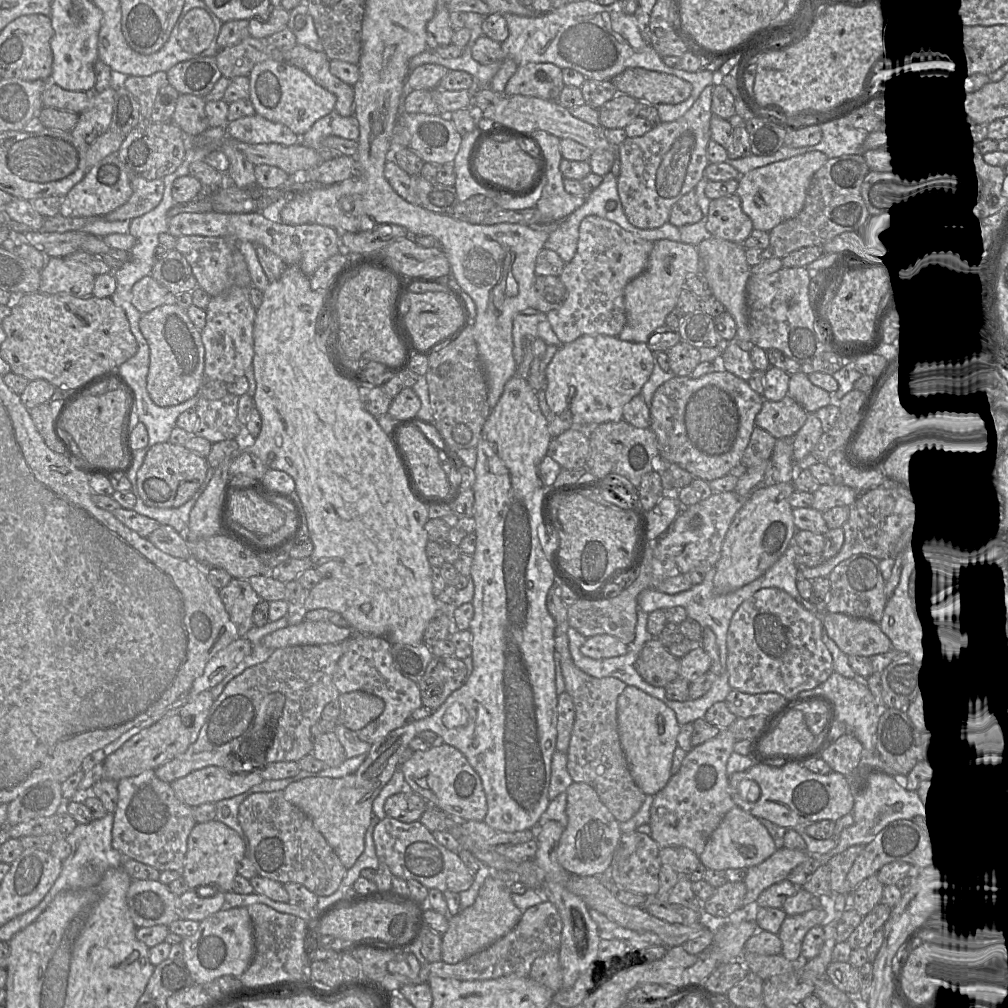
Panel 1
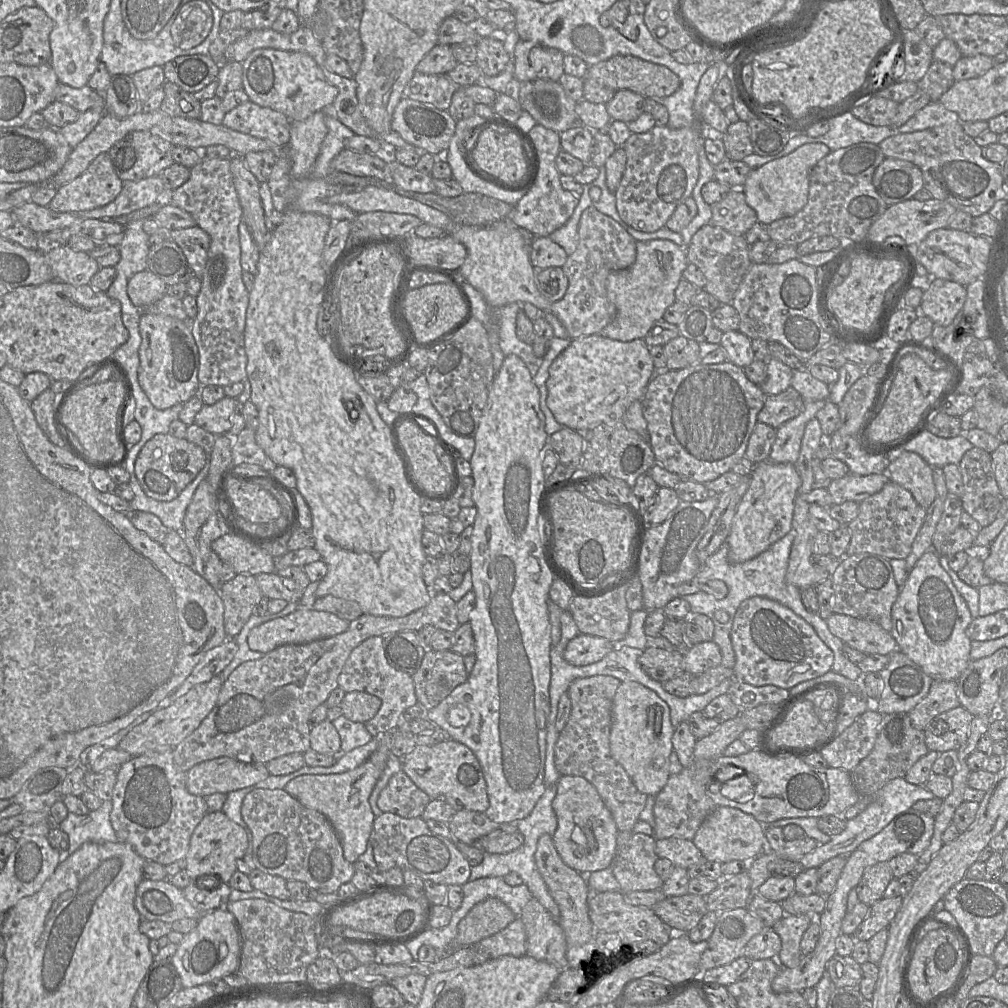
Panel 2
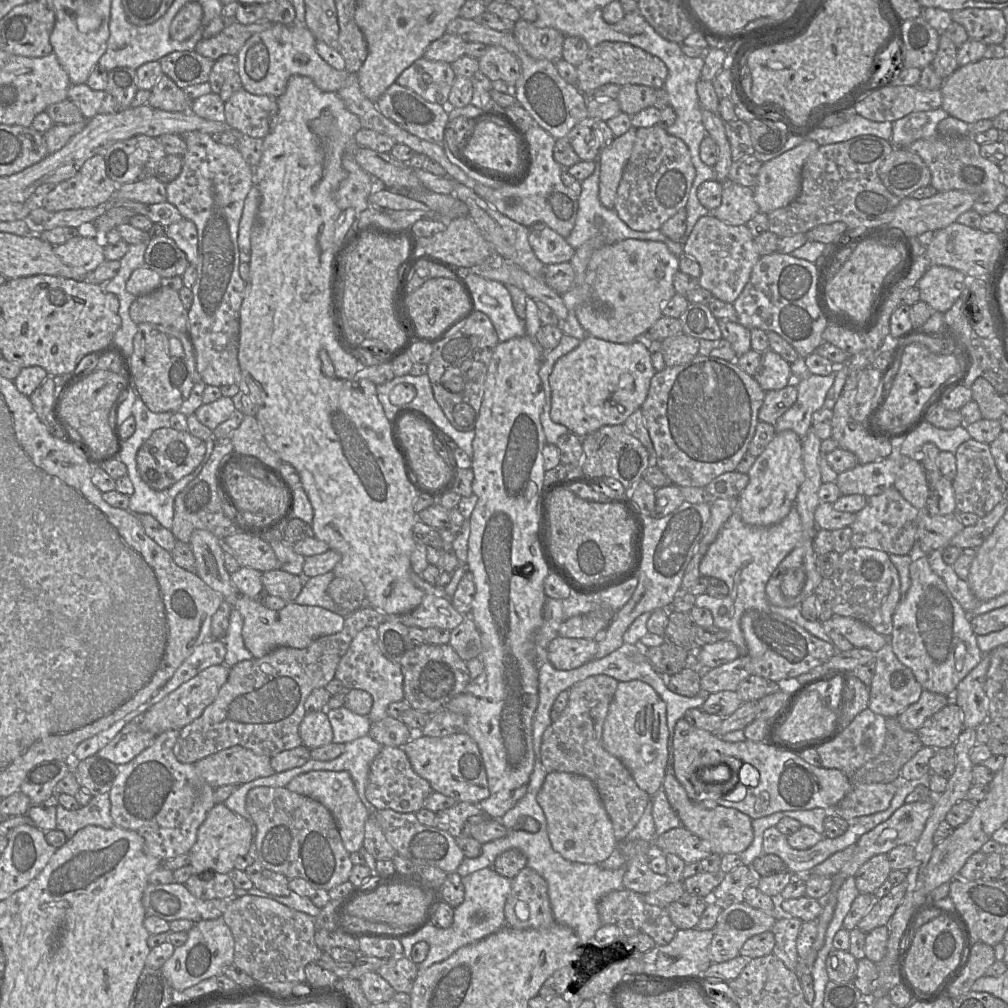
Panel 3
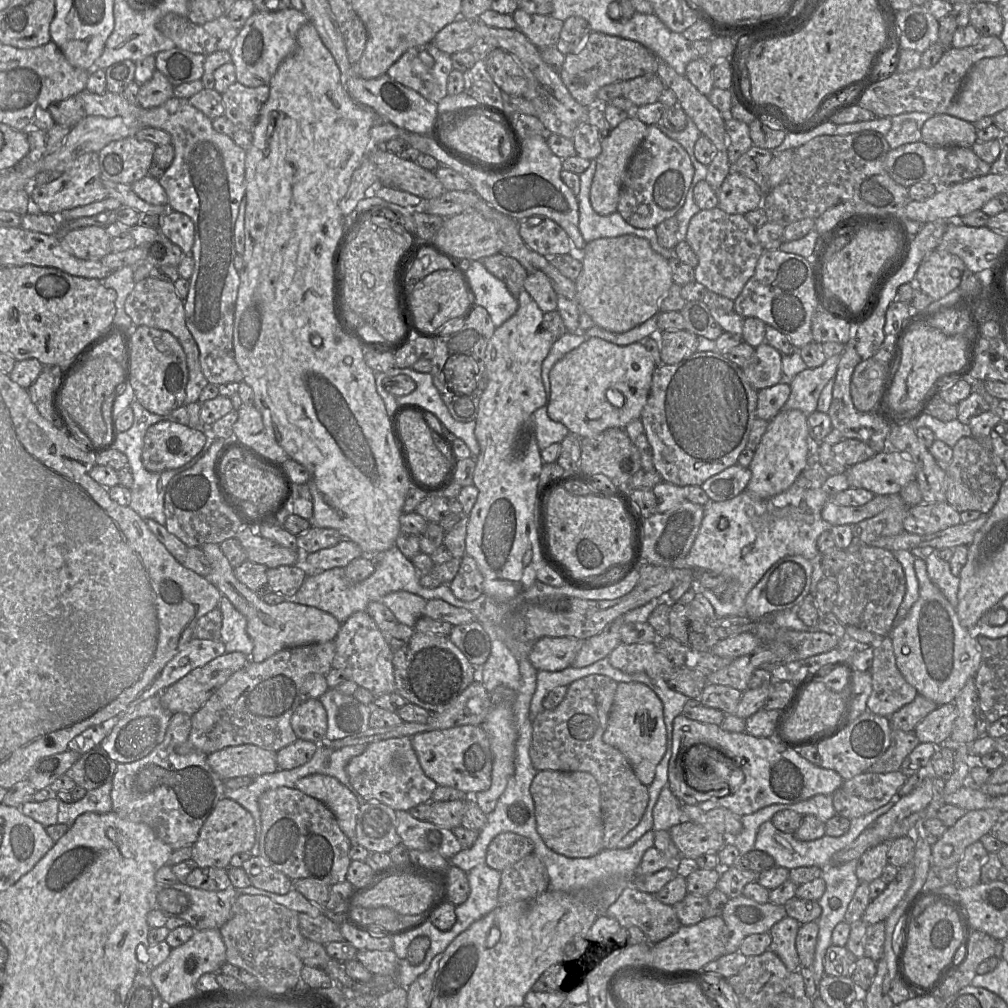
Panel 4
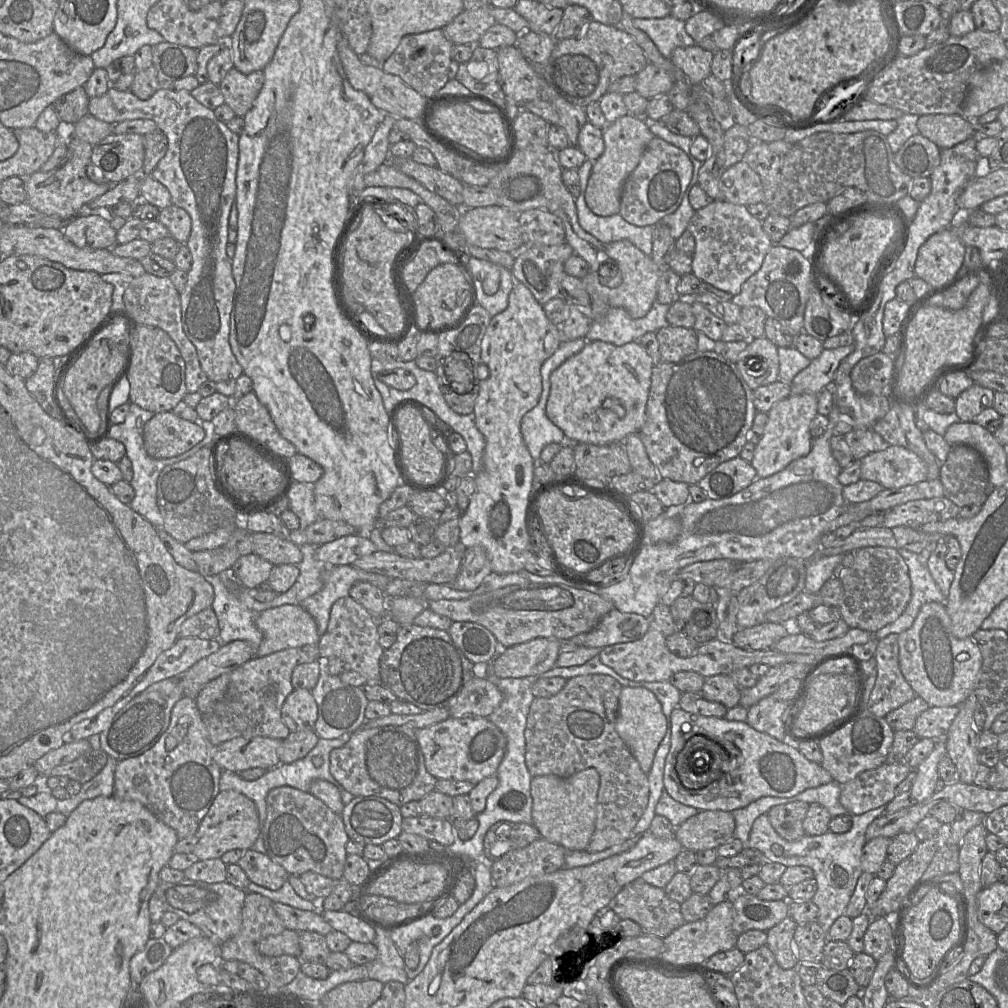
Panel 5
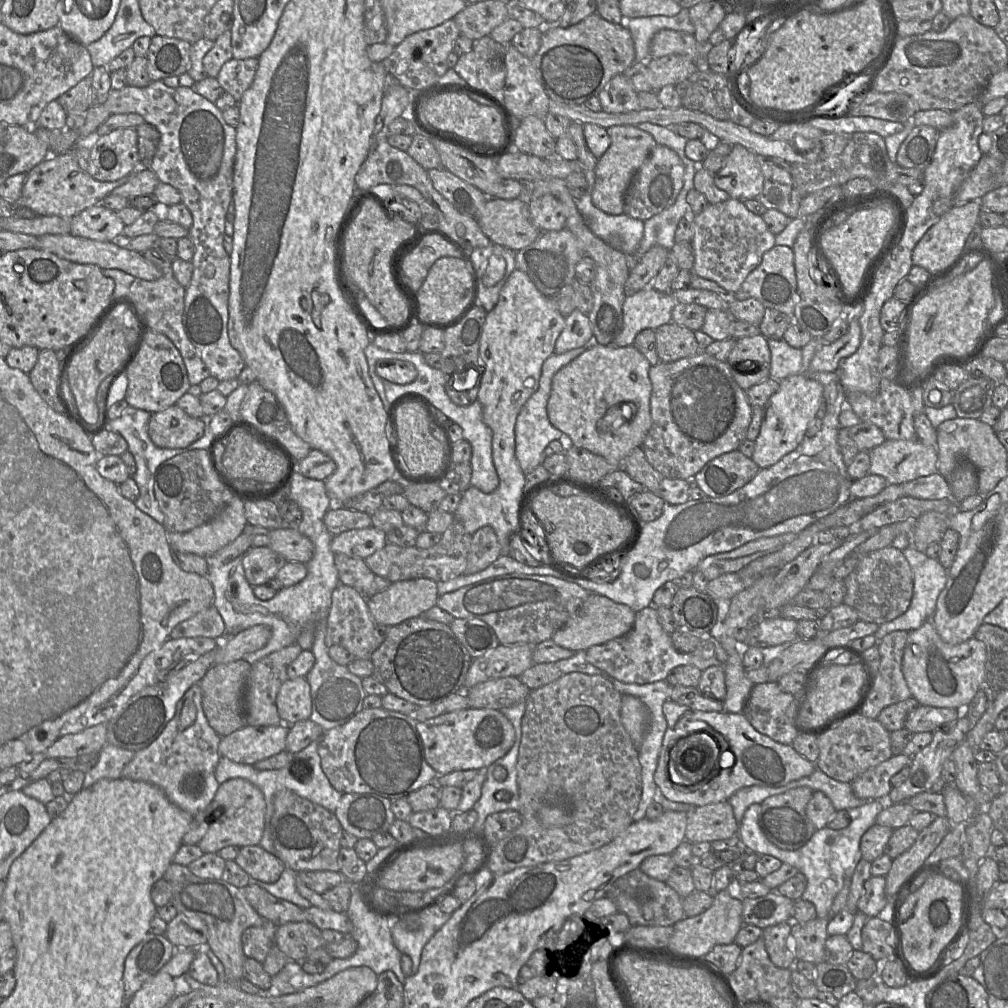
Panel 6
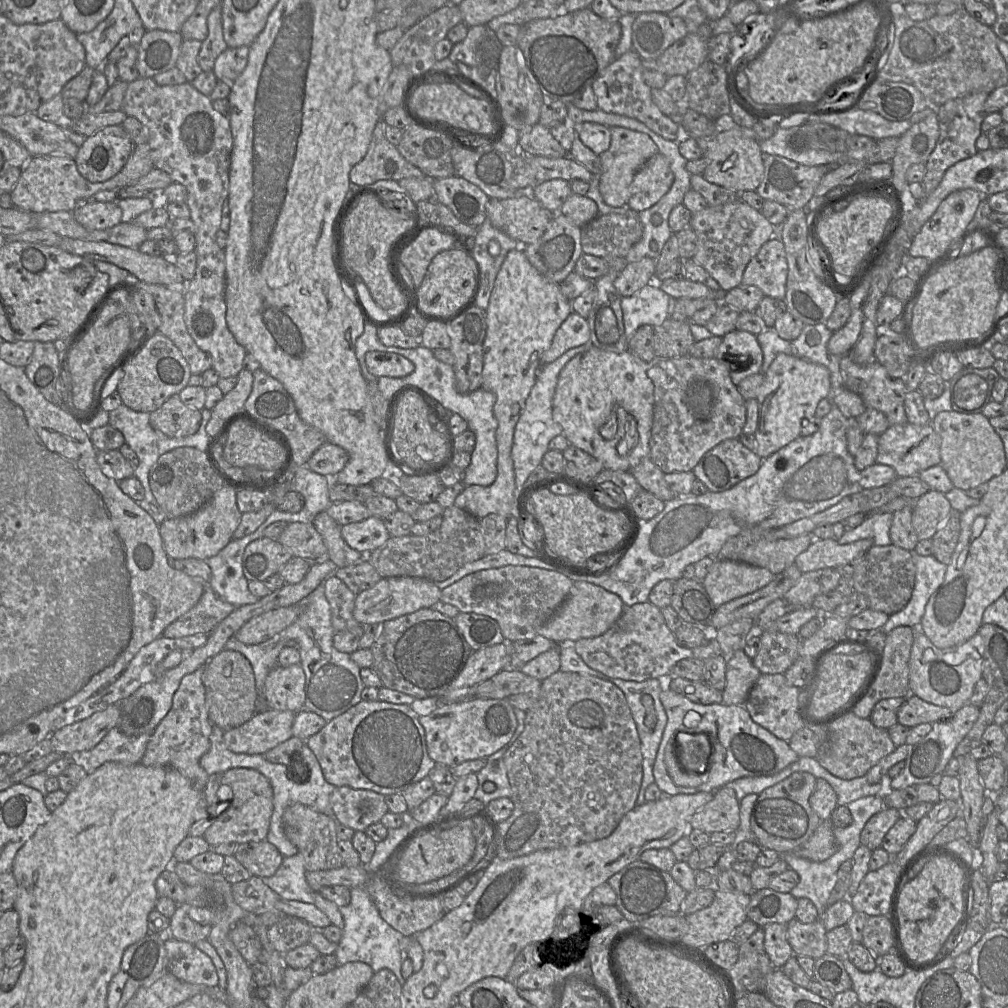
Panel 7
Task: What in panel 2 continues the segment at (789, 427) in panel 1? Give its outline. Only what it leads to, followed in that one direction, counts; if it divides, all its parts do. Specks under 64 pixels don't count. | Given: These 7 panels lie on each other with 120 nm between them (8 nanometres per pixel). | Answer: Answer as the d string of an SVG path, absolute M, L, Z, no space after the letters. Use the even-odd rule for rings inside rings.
M790 386L787 390L776 395L767 395L766 401L758 413L758 421L775 429L797 417L805 406L801 394Z

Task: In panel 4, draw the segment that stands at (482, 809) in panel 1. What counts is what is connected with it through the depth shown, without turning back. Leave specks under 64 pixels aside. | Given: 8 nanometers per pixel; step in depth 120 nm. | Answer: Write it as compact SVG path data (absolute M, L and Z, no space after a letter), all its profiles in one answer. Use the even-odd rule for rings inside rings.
M480 725L420 732L411 741L421 768L438 786L449 786L470 795L490 788L493 755L489 738Z

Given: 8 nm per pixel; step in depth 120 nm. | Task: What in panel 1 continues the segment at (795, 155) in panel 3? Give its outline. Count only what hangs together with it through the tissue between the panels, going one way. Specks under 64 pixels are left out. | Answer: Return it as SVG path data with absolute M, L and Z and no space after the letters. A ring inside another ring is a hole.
M813 151L754 169L742 175L736 195L741 199L743 212L752 220L754 229L769 233L779 224L795 218L804 207L807 190L813 176L828 159L823 152Z

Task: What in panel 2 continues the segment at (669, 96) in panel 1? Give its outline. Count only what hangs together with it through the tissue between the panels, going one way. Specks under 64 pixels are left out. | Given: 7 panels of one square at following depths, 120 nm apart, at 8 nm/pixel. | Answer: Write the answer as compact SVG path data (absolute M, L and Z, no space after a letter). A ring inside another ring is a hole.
M616 55L588 66L583 80L596 82L613 90L630 90L645 98L663 99L675 93L680 86L679 77L669 68L630 55Z

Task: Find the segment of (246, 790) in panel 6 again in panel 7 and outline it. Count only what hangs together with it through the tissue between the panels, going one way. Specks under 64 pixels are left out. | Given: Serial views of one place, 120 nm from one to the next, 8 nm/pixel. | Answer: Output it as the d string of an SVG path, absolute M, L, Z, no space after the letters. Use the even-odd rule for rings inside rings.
M232 768L222 775L222 783L231 787L233 799L228 808L214 820L203 838L212 847L222 843L258 842L268 834L273 812L273 789L269 780L251 768Z

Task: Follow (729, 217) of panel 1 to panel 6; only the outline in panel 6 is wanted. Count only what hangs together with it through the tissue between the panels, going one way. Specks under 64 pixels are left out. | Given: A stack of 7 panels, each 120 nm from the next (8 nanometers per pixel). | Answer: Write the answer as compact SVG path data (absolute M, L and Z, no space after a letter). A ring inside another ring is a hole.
M741 144L733 145L725 164L714 175L714 182L731 198L746 201L758 197L764 187L764 176L756 154Z

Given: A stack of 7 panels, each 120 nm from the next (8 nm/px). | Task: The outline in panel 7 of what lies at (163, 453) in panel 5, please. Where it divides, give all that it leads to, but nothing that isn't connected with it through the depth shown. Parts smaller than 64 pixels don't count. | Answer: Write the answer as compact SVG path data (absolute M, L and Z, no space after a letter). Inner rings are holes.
M179 395L168 398L150 413L151 426L171 438L195 434L201 425L201 410L185 405Z

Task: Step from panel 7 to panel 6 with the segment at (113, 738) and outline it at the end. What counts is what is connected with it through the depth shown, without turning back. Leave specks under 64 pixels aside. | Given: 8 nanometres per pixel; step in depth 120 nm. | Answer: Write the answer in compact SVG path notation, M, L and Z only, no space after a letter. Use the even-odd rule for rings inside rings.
M105 744L99 752L97 764L87 773L83 788L88 788L101 779L122 778L124 767L133 759L135 752L119 748L112 744Z

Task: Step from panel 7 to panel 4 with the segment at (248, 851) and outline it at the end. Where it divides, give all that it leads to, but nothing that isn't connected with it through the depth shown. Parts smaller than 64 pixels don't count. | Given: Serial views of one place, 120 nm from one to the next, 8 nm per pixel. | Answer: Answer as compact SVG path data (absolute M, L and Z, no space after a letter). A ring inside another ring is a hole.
M260 856L251 857L242 865L251 884L261 890L284 895L292 889L292 880L273 868Z

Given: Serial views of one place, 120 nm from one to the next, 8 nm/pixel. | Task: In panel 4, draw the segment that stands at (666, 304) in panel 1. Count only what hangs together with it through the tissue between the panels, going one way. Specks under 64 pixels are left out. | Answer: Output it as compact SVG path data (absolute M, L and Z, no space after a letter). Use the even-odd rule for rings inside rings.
M635 235L600 238L586 244L581 253L582 272L575 280L576 303L597 326L610 332L626 332L660 312L660 302L674 283L669 260L655 252L649 241Z

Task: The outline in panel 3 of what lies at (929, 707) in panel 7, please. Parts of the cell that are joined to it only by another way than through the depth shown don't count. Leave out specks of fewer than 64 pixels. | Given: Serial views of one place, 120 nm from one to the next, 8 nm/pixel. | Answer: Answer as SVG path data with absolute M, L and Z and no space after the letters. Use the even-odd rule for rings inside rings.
M950 701L929 717L916 733L924 746L944 748L953 747L963 730L962 709L954 701Z

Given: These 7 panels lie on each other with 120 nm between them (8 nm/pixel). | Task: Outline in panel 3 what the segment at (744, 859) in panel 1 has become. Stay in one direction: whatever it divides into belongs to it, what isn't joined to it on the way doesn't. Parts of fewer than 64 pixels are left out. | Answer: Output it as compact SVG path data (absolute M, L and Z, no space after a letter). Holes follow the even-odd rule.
M666 772L662 784L667 800L675 811L682 826L697 835L710 848L711 853L720 856L730 853L740 854L747 849L753 841L752 819L735 808L724 806L708 807L691 800L683 786L678 782L673 772Z

